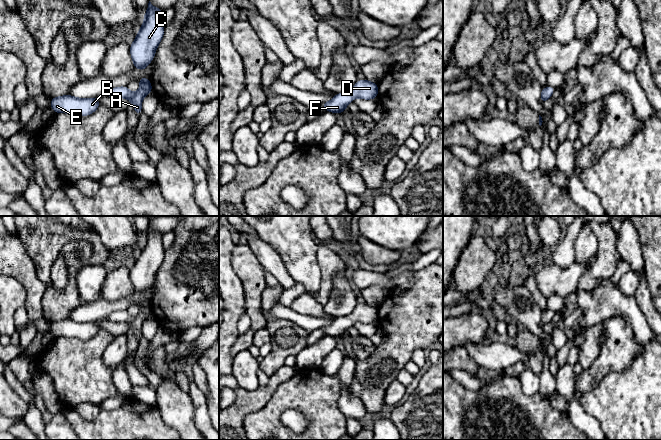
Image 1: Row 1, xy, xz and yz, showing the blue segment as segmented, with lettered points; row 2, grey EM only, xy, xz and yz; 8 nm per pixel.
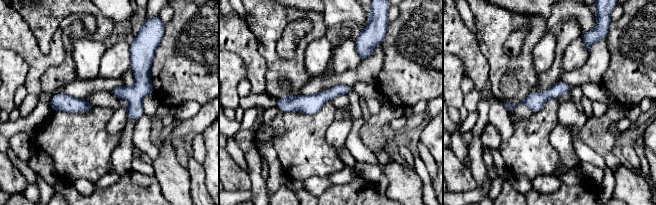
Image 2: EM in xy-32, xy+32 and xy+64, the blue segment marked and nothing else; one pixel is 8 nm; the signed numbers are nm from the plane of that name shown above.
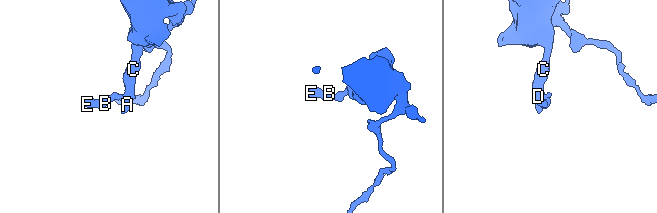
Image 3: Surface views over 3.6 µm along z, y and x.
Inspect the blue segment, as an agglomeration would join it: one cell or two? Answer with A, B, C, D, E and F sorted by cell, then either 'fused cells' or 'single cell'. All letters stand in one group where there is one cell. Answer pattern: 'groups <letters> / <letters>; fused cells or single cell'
groups A B C D E F; single cell

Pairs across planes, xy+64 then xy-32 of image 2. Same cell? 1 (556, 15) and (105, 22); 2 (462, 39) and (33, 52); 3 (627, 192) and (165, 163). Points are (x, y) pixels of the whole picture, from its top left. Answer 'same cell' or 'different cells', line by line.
1: different cells
2: same cell
3: same cell

